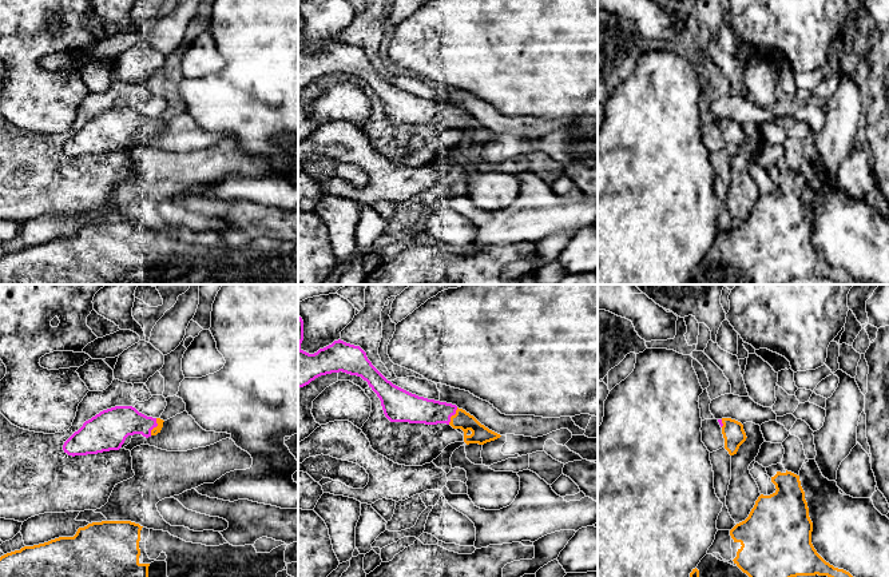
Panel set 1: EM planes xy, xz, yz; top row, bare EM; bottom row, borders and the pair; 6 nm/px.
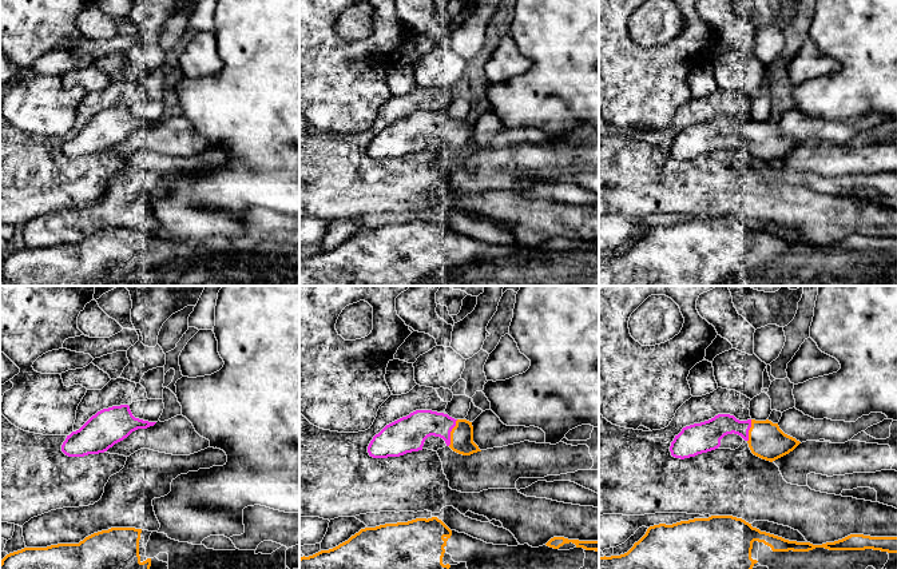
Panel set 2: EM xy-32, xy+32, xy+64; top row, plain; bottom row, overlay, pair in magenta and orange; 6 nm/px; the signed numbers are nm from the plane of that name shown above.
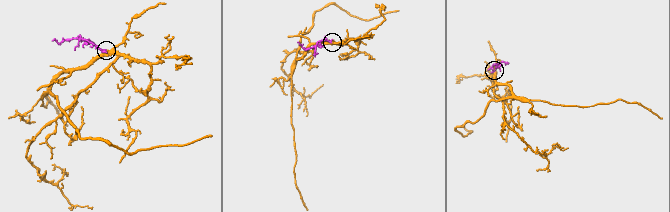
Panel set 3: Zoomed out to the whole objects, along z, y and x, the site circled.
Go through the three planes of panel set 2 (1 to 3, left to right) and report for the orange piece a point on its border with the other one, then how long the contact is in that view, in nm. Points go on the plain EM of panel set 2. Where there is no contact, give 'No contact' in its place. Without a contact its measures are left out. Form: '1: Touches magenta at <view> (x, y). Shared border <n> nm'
1: No contact
2: Touches magenta at xy+32 (449, 134). Shared border 170 nm
3: Touches magenta at xy+64 (749, 130). Shared border 140 nm

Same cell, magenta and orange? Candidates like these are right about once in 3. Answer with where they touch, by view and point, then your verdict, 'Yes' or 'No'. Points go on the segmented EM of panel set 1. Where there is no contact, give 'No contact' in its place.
Touches magenta at xy (155, 426). Yes

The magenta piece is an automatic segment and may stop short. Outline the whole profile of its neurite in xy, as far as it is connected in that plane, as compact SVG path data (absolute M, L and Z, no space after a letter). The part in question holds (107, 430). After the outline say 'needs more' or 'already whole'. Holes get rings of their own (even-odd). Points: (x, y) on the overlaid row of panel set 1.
M115 406L100 411L75 431L63 445L68 455L119 450L128 435L148 438L160 433L163 419L147 417L132 406Z; needs more

